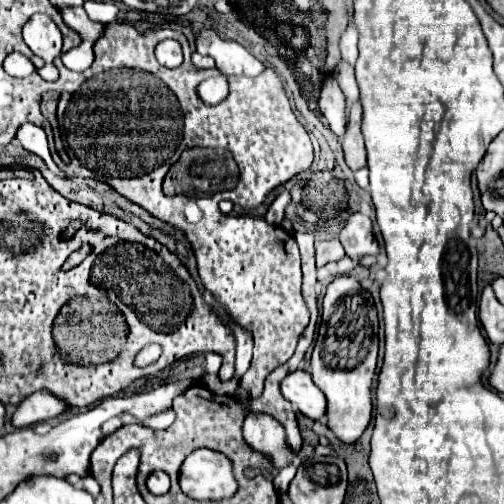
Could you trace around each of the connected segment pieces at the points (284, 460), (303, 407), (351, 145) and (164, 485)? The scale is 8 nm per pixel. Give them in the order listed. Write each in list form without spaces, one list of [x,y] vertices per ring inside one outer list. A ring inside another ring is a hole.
[[[250,414],[244,424],[246,442],[254,446],[254,438],[256,438],[256,448],[270,452],[275,468],[280,469],[290,465],[295,454],[286,446],[286,434],[282,424],[274,418],[268,420],[270,424],[250,424],[252,418],[256,416]]]
[[[296,370],[288,374],[282,380],[282,394],[286,400],[290,400],[304,416],[318,420],[326,412],[326,398],[324,394],[314,386],[310,372],[306,370]]]
[[[354,102],[350,108],[346,134],[342,140],[344,160],[352,172],[366,166],[366,148],[364,148],[364,138],[360,132],[360,120],[362,120],[362,106],[360,106],[360,102]]]
[[[152,472],[152,476],[148,476],[146,486],[152,494],[166,494],[170,488],[170,478],[166,472]]]

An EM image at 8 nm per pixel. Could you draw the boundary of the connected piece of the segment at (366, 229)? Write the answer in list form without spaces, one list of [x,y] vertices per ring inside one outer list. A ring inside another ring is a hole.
[[[352,214],[346,222],[346,226],[340,232],[340,242],[346,250],[346,254],[356,262],[364,254],[376,256],[380,252],[378,240],[372,232],[372,220],[364,214]]]

